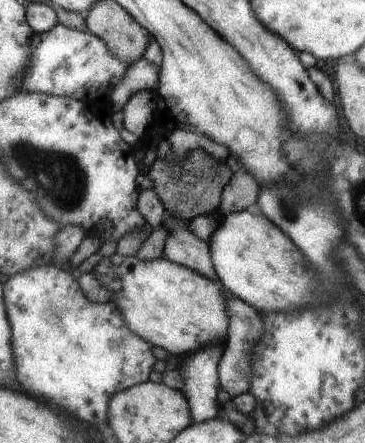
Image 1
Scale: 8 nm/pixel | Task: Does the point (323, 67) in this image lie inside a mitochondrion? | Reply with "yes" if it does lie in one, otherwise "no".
no

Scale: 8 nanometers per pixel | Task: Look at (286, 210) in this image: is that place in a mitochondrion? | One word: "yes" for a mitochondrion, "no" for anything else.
yes

